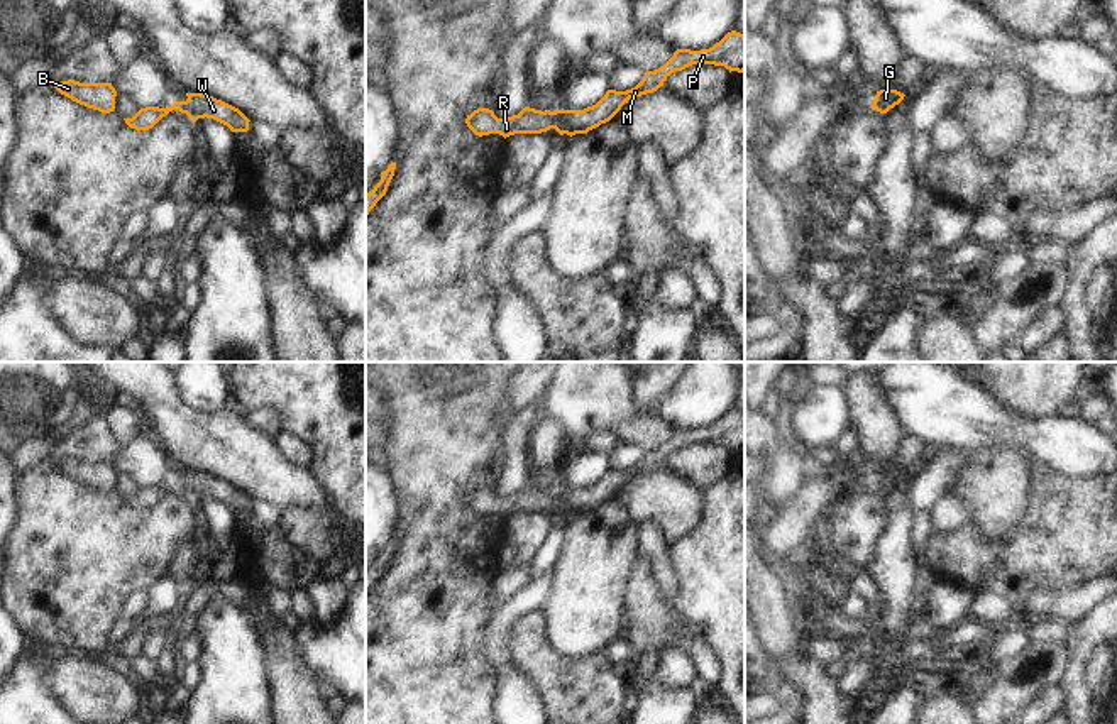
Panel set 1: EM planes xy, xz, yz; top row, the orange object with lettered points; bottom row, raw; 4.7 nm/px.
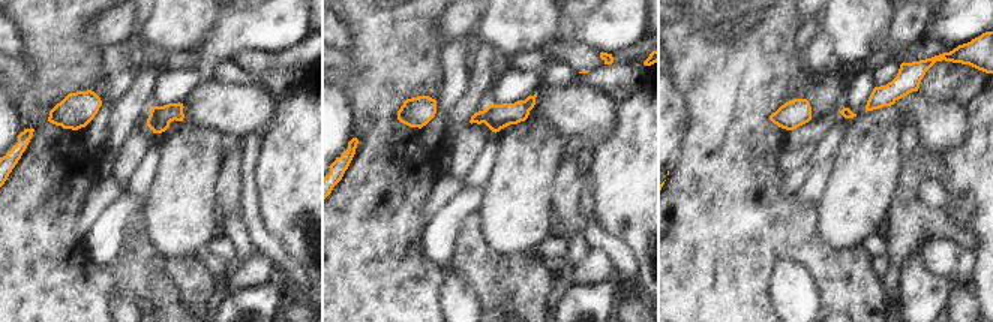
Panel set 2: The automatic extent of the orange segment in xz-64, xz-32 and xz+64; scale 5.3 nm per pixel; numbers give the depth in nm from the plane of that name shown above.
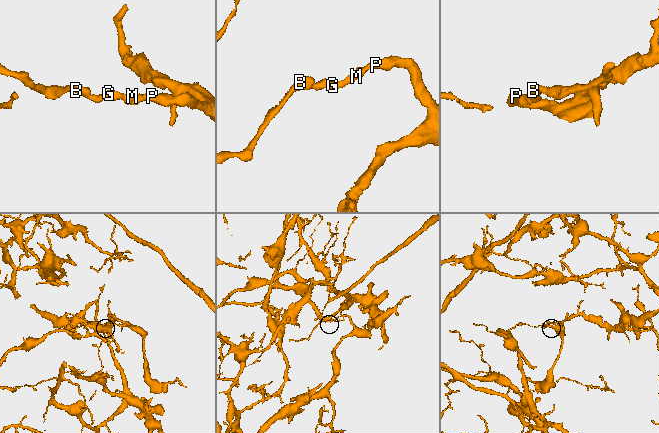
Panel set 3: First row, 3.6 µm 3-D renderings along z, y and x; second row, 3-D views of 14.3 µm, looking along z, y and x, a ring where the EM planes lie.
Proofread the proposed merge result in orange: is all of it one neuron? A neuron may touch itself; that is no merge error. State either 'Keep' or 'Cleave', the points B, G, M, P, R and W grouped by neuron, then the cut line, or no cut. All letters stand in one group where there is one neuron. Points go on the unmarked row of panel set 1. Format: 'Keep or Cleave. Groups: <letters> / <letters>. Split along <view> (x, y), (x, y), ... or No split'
Keep. Groups: B G M P R W. No split.

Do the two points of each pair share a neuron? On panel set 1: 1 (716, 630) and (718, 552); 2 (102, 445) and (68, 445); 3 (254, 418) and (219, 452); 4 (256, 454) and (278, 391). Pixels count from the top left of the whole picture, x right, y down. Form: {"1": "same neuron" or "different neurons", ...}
{"1": "same neuron", "2": "same neuron", "3": "different neurons", "4": "different neurons"}

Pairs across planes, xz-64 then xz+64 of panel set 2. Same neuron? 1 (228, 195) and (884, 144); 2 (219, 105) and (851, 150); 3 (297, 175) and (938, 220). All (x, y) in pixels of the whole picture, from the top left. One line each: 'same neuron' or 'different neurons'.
1: different neurons
2: different neurons
3: different neurons

